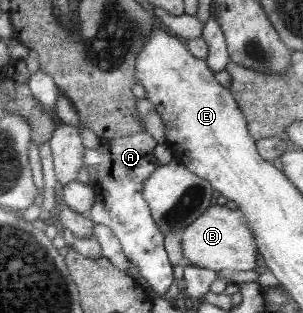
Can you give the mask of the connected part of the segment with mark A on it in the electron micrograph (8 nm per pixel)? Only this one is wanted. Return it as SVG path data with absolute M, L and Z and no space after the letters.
M139 132L118 138L100 138L96 149L85 148L83 160L85 166L97 165L97 180L94 186L95 201L86 216L94 225L109 227L111 234L119 240L120 247L137 271L137 274L149 285L157 296L167 292L171 285L171 263L163 251L163 235L159 231L149 205L142 195L143 182L154 173L158 166L153 156L153 147L157 142L147 132Z

